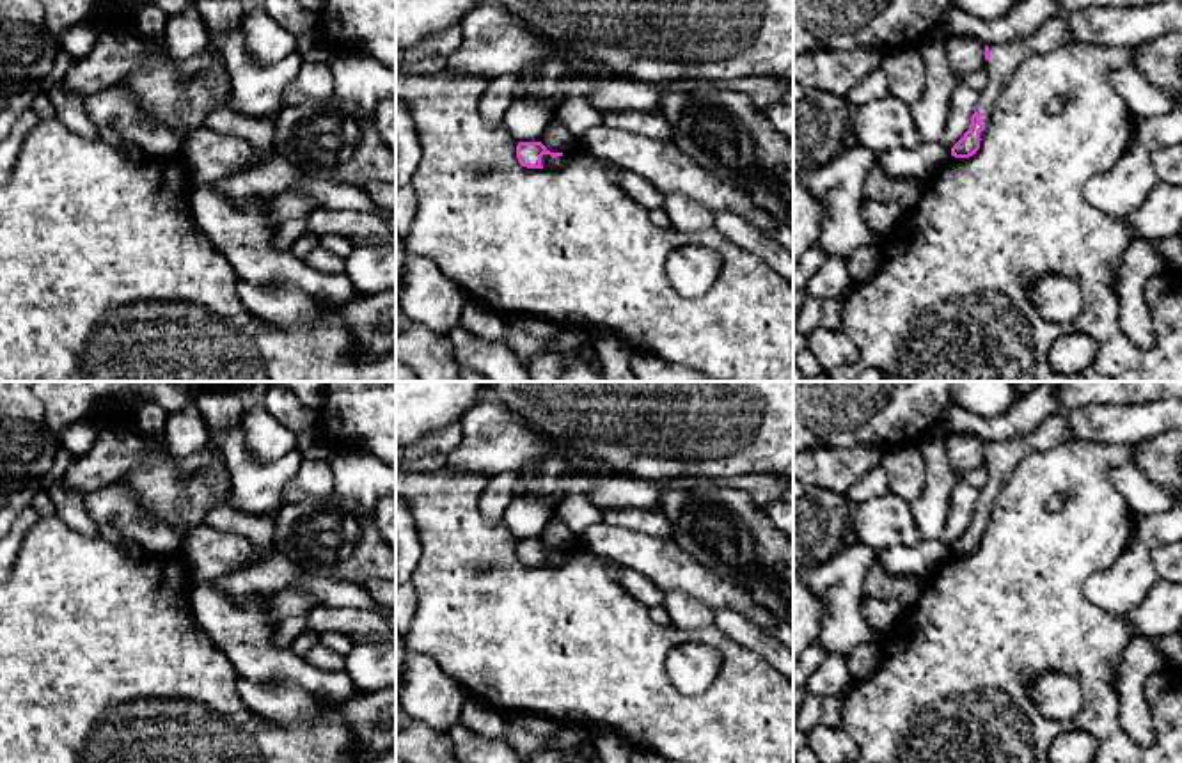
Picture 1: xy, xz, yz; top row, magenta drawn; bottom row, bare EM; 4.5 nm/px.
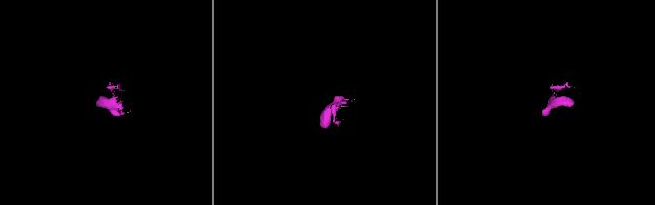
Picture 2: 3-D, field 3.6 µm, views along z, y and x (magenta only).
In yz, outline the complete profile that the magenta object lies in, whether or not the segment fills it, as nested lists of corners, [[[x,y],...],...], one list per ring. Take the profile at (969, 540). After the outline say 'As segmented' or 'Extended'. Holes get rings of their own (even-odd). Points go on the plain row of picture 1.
[[[1058,408],[1033,431],[1020,438],[992,440],[985,444],[987,484],[978,493],[978,502],[971,515],[969,527],[951,545],[951,554],[969,555],[980,547],[981,532],[990,518],[999,492],[1026,458],[1036,451],[1047,451],[1054,445],[1074,440],[1076,438],[1068,428],[1068,413]]]. Extended

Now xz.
[[[518,539],[516,555],[527,566],[561,564],[564,561],[563,550],[550,550],[541,539]]]. Extended

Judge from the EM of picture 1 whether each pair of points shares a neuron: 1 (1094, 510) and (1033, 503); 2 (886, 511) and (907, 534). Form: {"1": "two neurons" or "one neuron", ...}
{"1": "one neuron", "2": "one neuron"}

